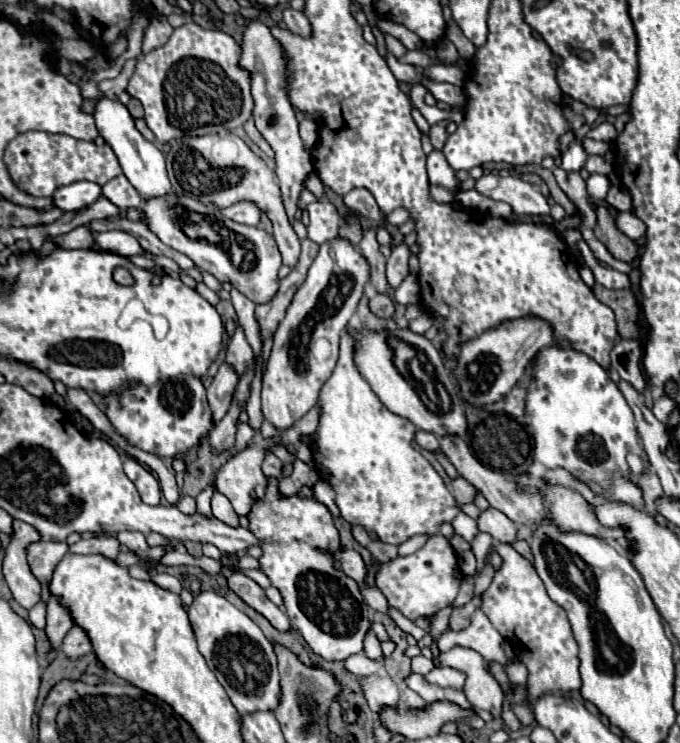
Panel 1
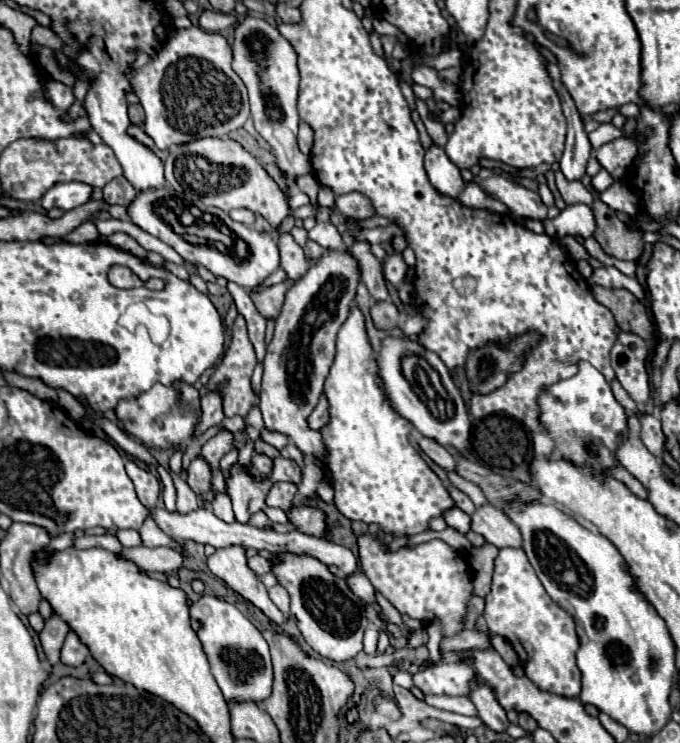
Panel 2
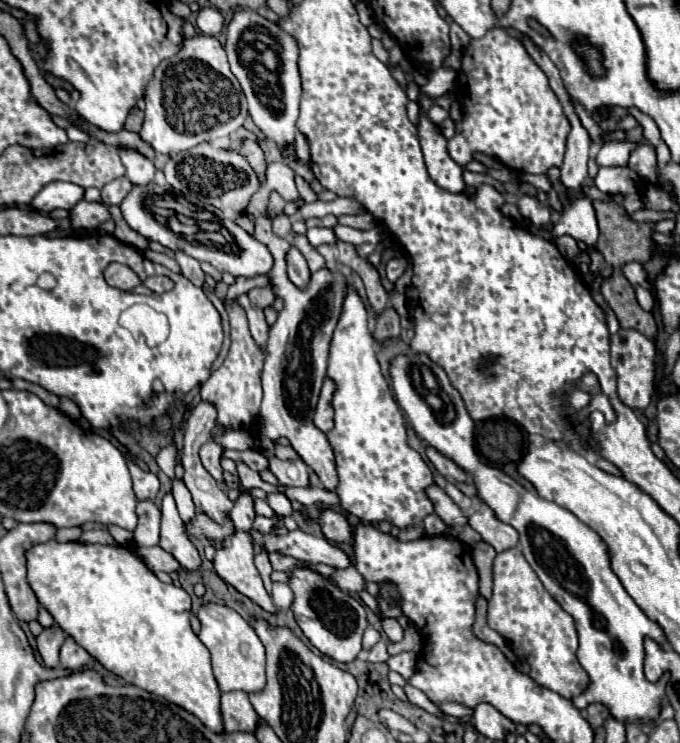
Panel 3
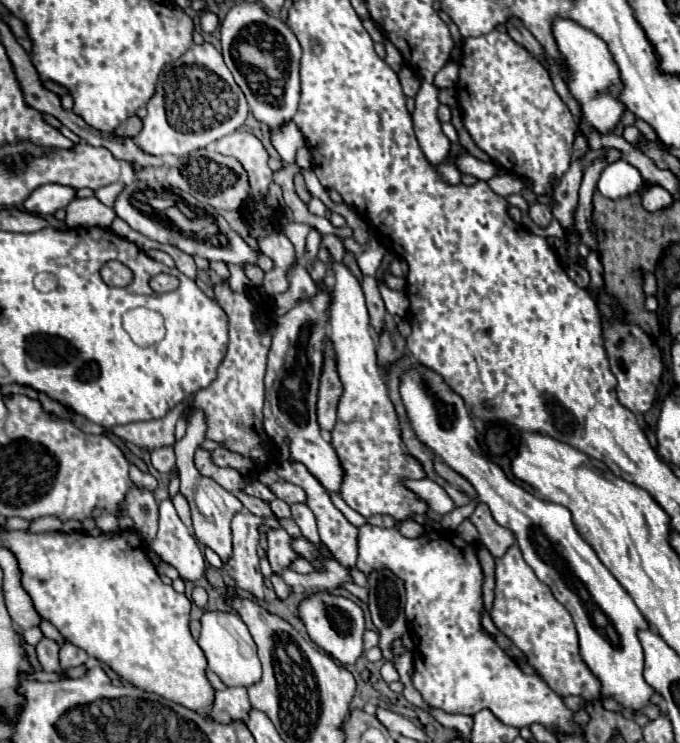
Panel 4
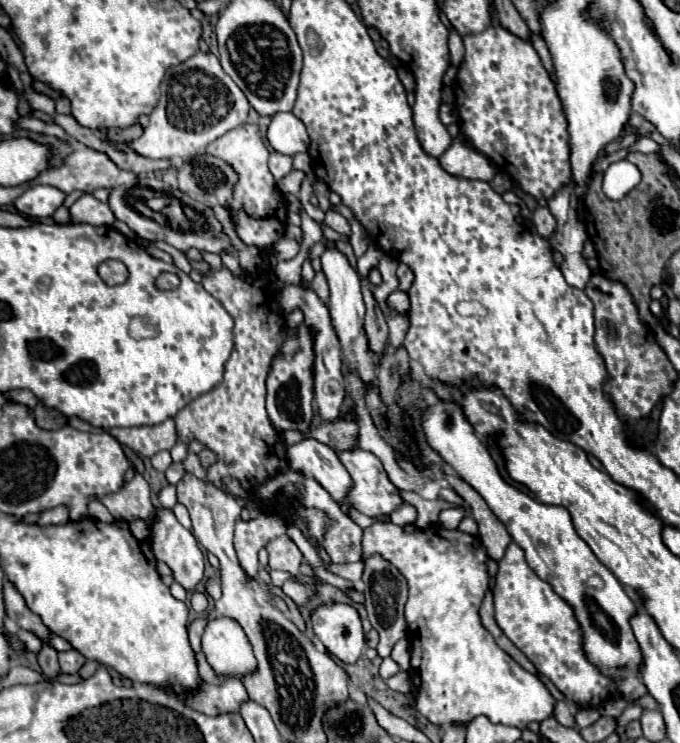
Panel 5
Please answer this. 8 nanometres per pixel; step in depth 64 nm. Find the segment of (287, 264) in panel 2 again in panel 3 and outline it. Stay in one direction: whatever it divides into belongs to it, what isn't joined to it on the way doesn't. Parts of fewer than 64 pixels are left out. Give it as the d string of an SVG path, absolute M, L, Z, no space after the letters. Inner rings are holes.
M292 246L290 252L288 252L288 278L300 290L304 290L308 286L308 282L310 282L308 264L306 264L304 256L298 252L296 246Z

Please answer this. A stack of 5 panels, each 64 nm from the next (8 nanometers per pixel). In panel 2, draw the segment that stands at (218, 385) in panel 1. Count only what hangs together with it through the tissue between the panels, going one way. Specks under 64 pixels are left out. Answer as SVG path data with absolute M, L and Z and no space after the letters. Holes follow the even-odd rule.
M208 392L208 394L200 400L200 410L202 410L202 414L200 414L198 424L194 426L194 434L192 434L194 438L200 436L200 434L204 434L210 426L216 426L216 424L222 422L224 414L222 414L222 400L220 400L220 394Z

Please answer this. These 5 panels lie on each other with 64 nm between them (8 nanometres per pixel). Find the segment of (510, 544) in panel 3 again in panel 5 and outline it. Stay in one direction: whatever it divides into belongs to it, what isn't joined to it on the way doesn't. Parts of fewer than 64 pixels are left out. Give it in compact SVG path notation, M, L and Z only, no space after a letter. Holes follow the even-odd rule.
M446 476L448 484L452 486L452 490L462 496L462 500L472 508L472 516L478 522L478 536L482 540L482 544L488 550L488 556L492 560L500 560L510 544L510 534L506 530L506 526L498 520L498 516L488 508L488 504L482 500L482 496L462 478L456 476Z

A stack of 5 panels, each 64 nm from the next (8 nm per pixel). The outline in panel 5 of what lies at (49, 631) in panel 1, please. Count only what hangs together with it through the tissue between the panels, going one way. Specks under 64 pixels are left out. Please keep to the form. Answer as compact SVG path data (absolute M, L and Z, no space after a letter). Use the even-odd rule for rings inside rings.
M44 644L40 654L38 654L38 664L42 668L42 674L48 680L54 680L60 674L60 666L58 666L58 658L56 656L58 656L58 652L48 644Z

